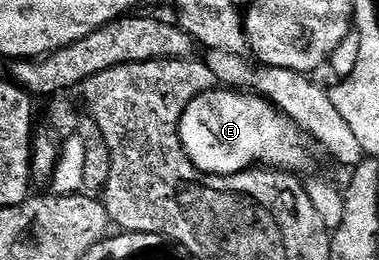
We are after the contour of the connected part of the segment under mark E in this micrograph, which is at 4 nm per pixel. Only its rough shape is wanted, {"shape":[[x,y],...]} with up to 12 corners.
{"shape":[[206,91],[179,140],[207,175],[291,169],[297,128],[266,99]]}

